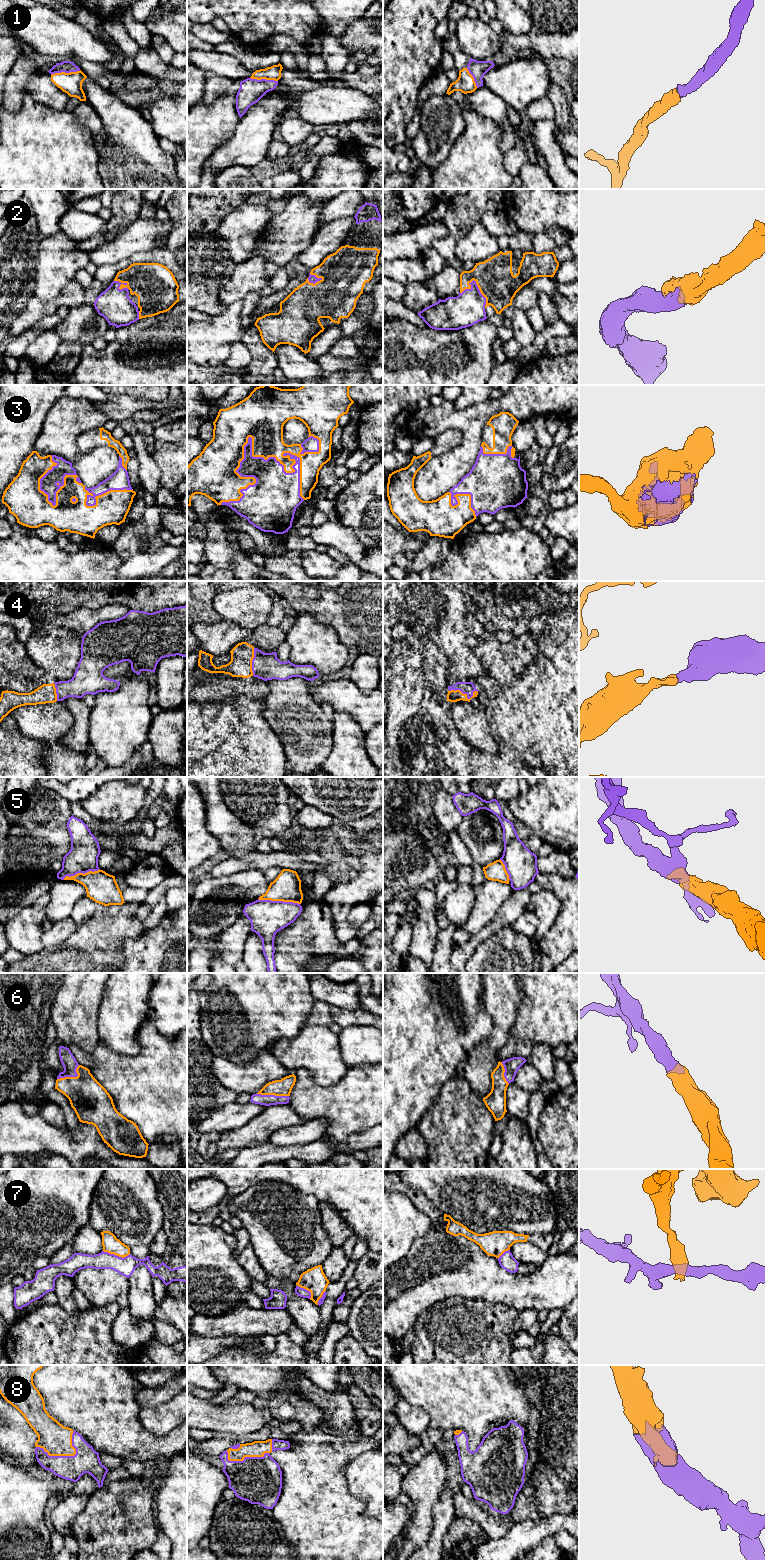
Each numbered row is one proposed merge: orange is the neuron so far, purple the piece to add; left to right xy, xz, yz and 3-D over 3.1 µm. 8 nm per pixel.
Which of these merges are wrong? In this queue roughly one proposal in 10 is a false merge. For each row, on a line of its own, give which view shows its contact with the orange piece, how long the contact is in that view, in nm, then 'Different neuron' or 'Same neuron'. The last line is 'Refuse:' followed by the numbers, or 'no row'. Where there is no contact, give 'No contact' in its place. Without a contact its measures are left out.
1: Touches orange in xy. Shared border 240 nm. Same neuron
2: Touches orange in yz. Shared border 260 nm. Same neuron
3: Touches orange in xz. Shared border 750 nm. Same neuron
4: Touches orange in yz. Shared border 240 nm. Same neuron
5: Touches orange in xz. Shared border 340 nm. Same neuron
6: Touches orange in xz. Shared border 260 nm. Same neuron
7: Touches orange in xy. Shared border 220 nm. Different neuron
8: Touches orange in xy. Shared border 340 nm. Same neuron
Refuse: 7

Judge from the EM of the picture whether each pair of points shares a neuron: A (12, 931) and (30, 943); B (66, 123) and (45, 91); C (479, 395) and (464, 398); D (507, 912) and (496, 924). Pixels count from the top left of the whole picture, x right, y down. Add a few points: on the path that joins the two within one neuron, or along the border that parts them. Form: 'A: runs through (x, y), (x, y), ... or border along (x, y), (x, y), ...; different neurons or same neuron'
A: runs through (16, 931), (26, 939); same neuron
B: border along (35, 100), (64, 110); different neurons
C: runs through (475, 395), (471, 395), (468, 398); same neuron
D: runs through (505, 915), (499, 921); same neuron

